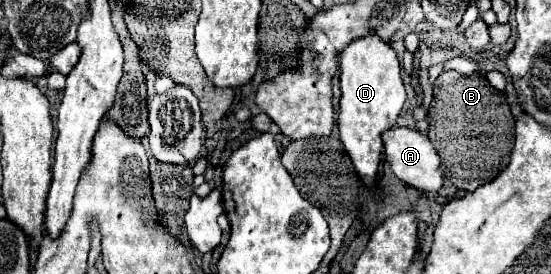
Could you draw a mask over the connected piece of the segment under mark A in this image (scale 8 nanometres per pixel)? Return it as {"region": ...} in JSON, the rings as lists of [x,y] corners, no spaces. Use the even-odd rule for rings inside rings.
{"region":[[[392,127],[388,131],[382,133],[384,139],[384,155],[386,161],[390,163],[392,173],[404,181],[406,185],[412,185],[420,191],[438,191],[442,187],[442,171],[440,171],[440,157],[434,149],[434,145],[430,143],[430,139],[416,131],[416,129],[408,129],[408,127]]]}

